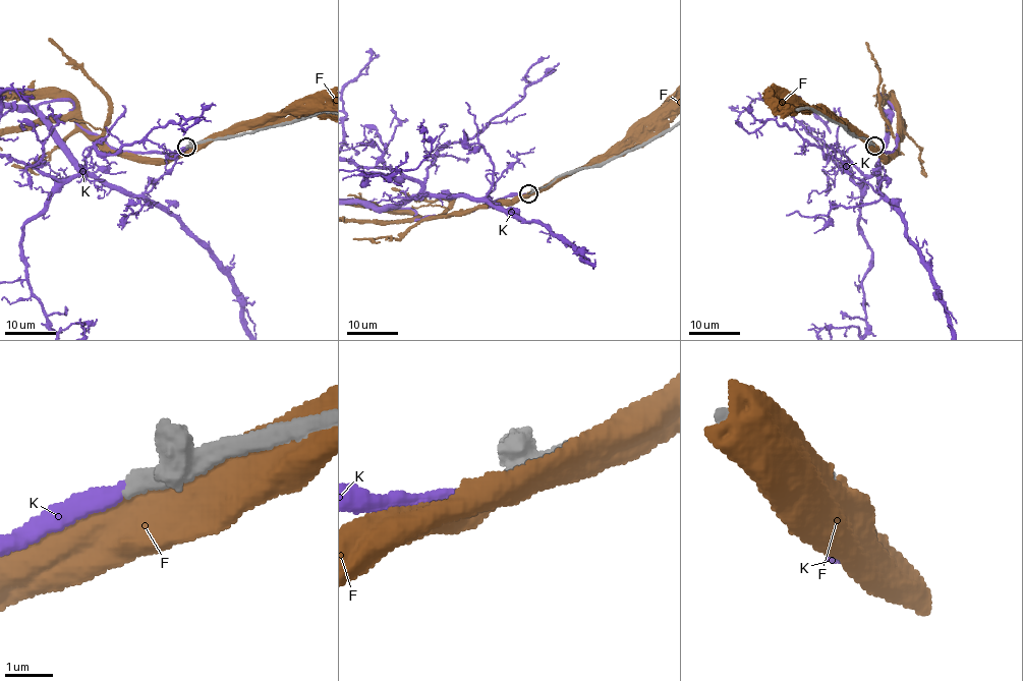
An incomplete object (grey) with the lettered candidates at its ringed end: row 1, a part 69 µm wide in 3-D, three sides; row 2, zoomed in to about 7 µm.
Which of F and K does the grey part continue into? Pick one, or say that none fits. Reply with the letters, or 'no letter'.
K

